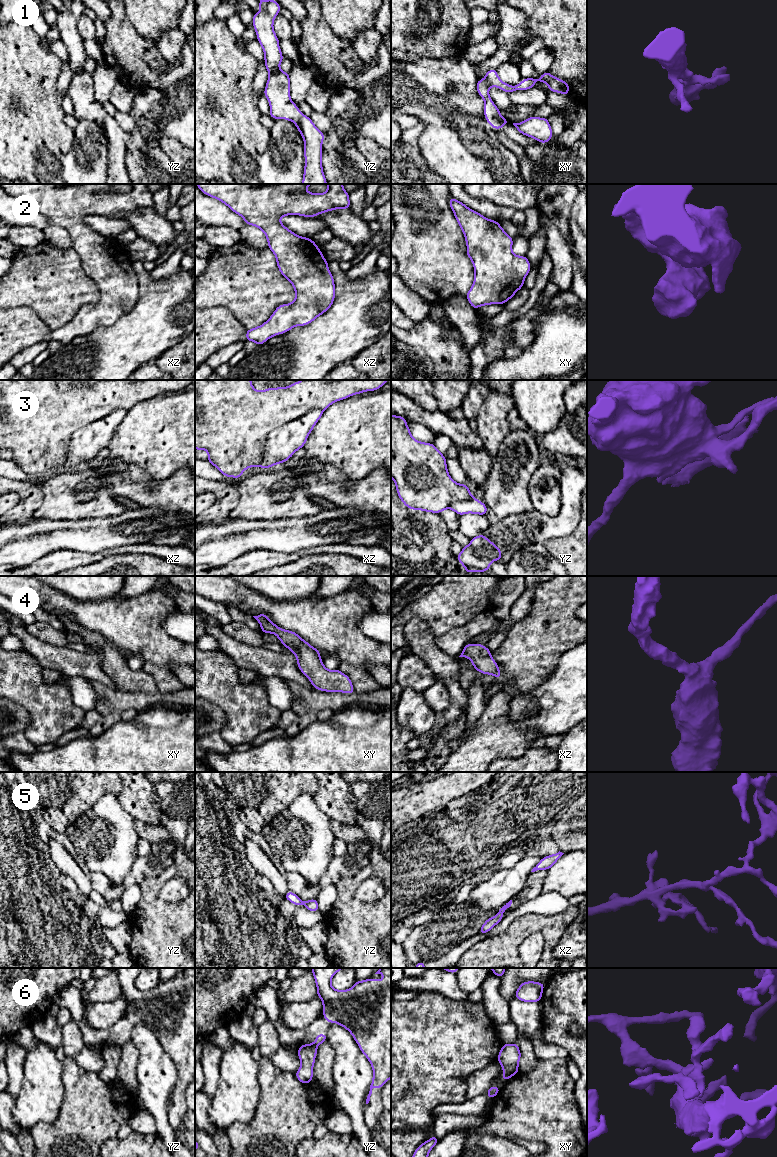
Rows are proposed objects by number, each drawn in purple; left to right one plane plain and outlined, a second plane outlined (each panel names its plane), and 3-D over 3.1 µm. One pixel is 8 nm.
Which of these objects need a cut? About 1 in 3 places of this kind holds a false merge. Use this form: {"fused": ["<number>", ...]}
{"fused": ["3", "6"]}

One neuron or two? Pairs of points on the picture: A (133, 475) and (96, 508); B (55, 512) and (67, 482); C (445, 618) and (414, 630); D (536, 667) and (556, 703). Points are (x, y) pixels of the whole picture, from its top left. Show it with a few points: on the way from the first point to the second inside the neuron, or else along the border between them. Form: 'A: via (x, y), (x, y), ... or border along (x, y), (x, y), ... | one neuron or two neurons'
A: border along (96, 477), (114, 496) | two neurons
B: via (58, 505), (67, 496), (67, 489) | one neuron
C: border along (405, 624), (412, 618), (419, 617), (436, 636) | two neurons
D: border along (557, 661), (555, 669), (540, 684), (523, 692) | two neurons

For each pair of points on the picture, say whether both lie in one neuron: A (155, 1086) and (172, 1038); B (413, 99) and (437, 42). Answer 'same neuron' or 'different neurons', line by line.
A: different neurons
B: different neurons

